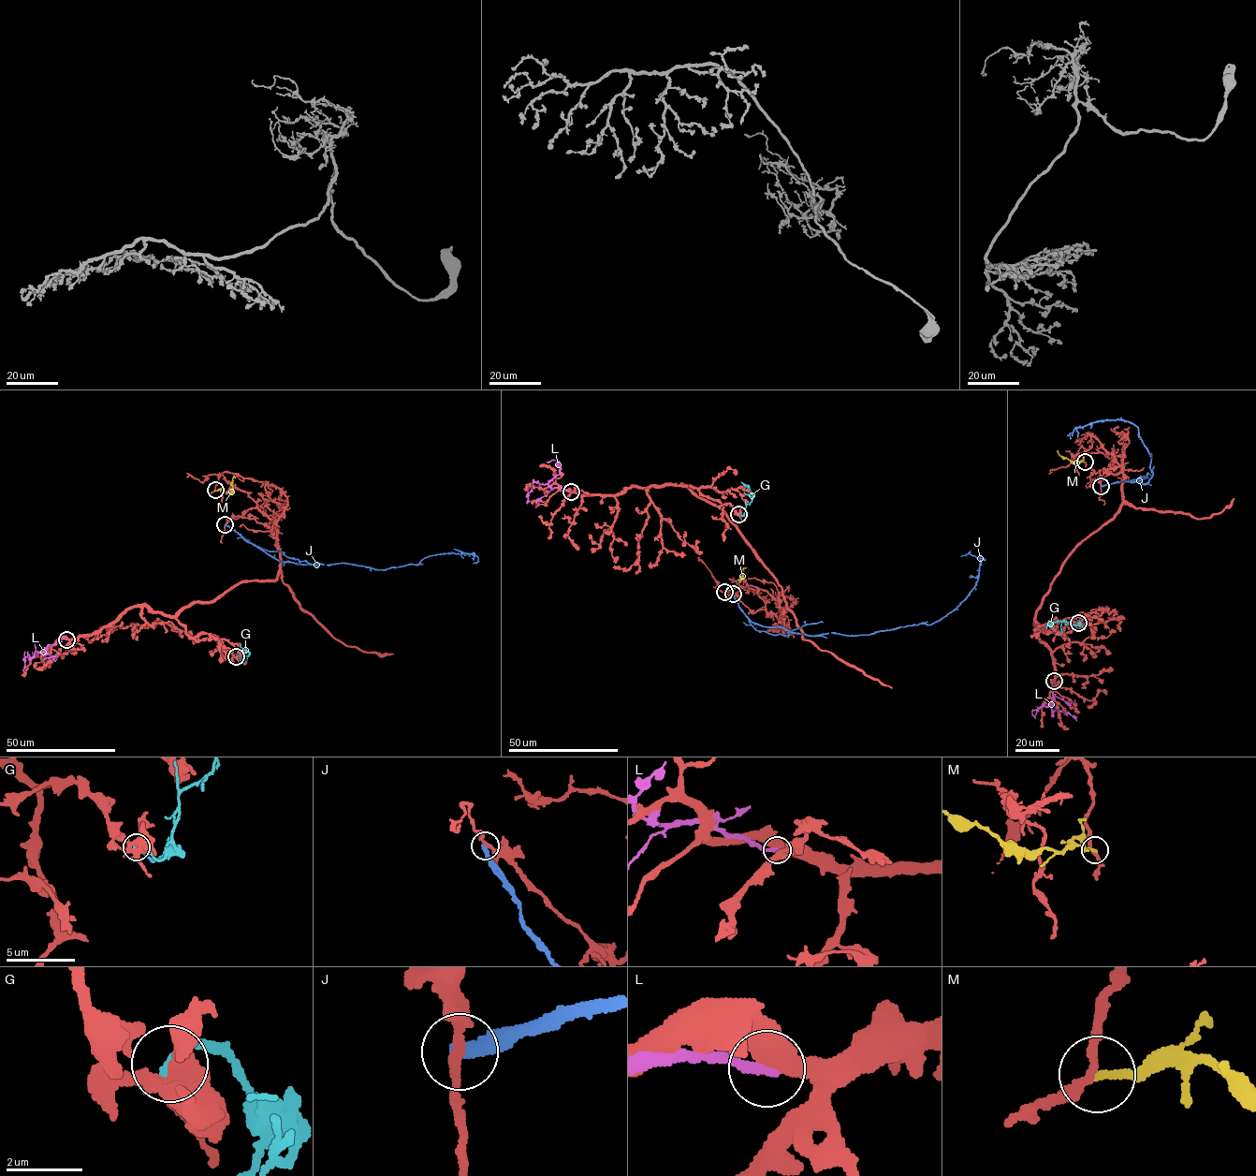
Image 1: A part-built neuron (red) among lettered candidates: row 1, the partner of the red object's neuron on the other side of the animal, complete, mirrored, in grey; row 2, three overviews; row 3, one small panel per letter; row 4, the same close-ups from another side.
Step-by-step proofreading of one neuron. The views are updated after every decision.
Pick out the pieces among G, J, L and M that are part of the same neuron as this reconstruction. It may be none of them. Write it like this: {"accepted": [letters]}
{"accepted": []}

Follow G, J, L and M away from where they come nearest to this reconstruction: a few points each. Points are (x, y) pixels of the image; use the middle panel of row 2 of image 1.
G: (738, 514), (745, 514), (746, 506), (753, 496), (746, 487), (743, 487)
J: (733, 594), (764, 626), (869, 635), (932, 624), (954, 610), (980, 565), (960, 556)
L: (571, 492), (533, 481), (527, 501)
M: (724, 592), (737, 584), (745, 567)

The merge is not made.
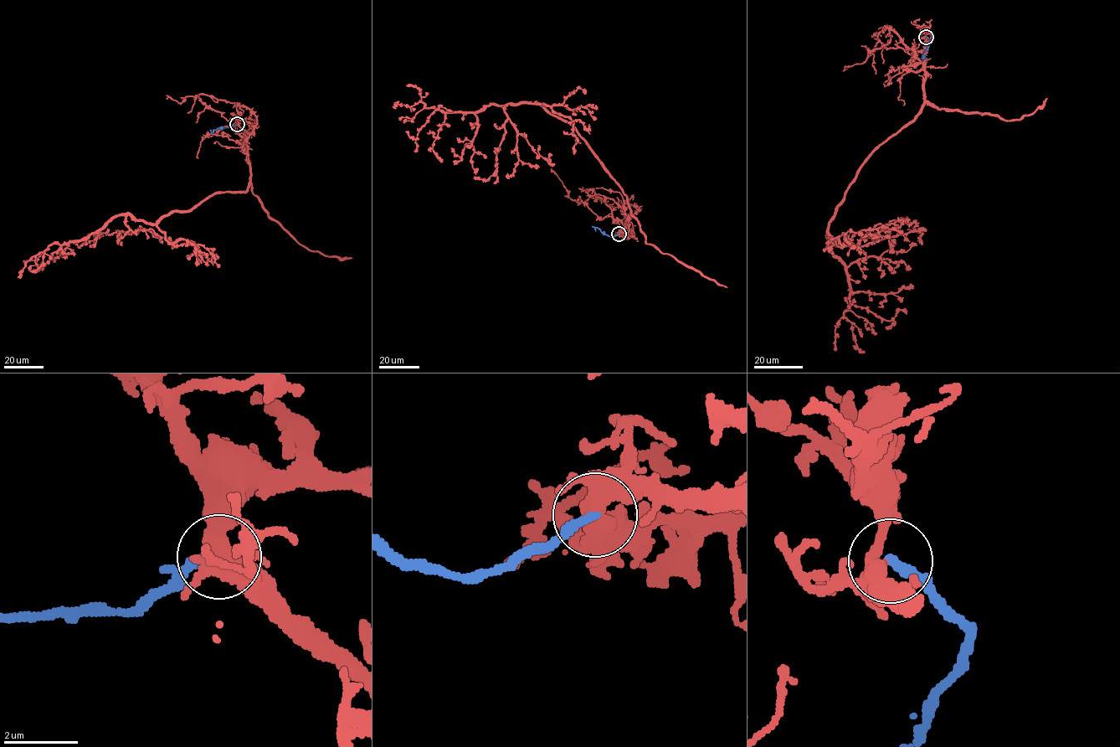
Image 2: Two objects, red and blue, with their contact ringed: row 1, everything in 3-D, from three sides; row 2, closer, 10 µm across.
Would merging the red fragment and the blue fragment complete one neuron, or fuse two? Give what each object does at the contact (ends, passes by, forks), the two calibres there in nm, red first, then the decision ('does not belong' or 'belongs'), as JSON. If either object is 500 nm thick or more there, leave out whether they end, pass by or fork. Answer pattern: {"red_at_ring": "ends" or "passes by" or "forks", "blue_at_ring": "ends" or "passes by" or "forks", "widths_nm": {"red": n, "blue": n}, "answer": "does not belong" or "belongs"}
{"red_at_ring": "forks", "blue_at_ring": "ends", "widths_nm": {"red": 320, "blue": 280}, "answer": "belongs"}

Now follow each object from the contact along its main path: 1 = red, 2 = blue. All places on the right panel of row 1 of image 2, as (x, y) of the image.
1: (926, 36), (923, 106), (879, 144), (829, 223), (829, 248), (849, 283), (845, 318), (864, 352)
2: (926, 36), (931, 43), (922, 54), (923, 59), (921, 58)

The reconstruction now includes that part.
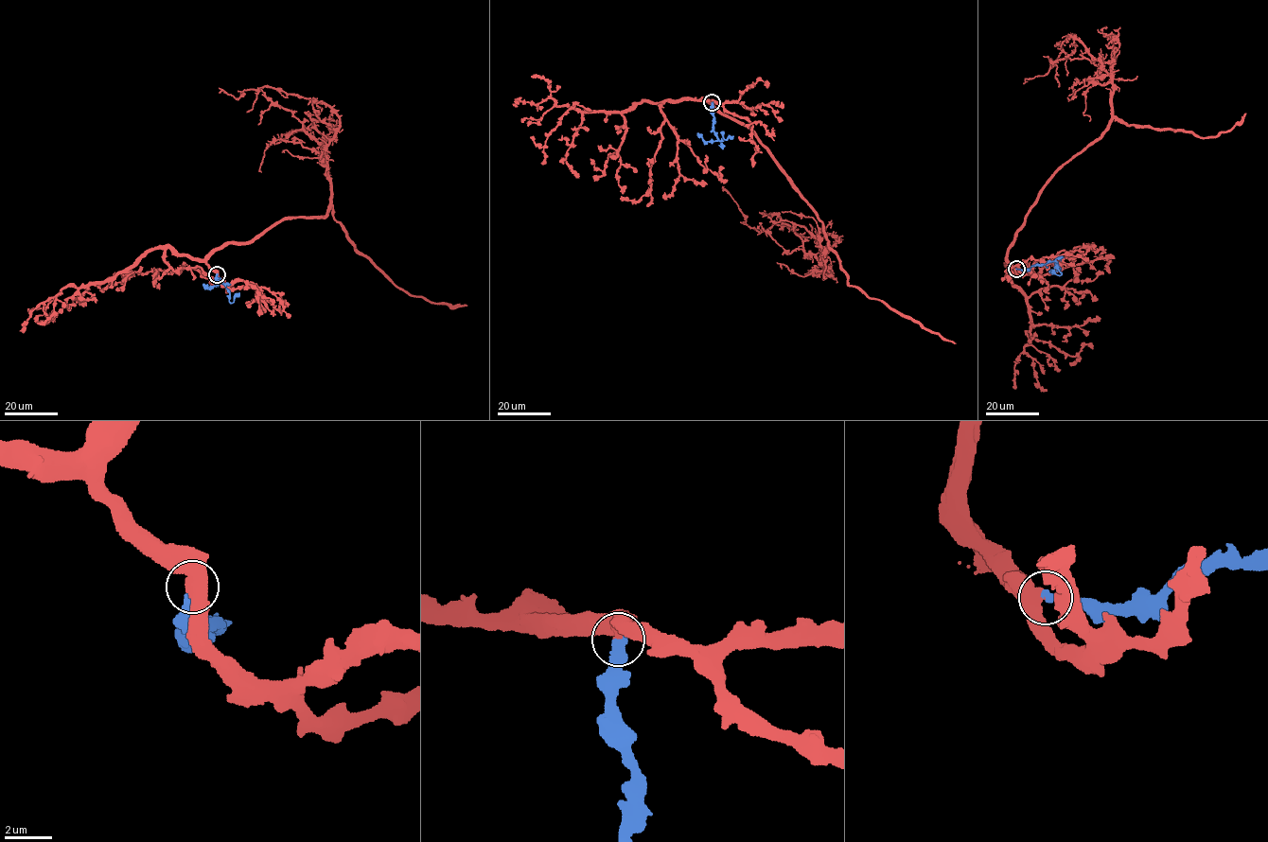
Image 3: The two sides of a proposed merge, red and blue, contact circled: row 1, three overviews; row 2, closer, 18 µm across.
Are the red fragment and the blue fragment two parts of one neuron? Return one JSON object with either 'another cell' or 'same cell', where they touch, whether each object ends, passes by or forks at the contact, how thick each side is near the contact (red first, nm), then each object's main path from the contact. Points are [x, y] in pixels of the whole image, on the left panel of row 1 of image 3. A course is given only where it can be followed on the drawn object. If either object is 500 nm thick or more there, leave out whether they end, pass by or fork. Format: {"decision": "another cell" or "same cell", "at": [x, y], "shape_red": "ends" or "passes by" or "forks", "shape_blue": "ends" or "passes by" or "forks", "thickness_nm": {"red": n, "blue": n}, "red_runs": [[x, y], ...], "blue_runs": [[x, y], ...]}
{"decision": "same cell", "at": [217, 274], "shape_red": "passes by", "shape_blue": "ends", "thickness_nm": {"red": 460, "blue": 400}, "red_runs": [[217, 274], [206, 262], [216, 251], [325, 215], [324, 150], [339, 124], [328, 105], [272, 87], [219, 93]], "blue_runs": [[217, 274], [217, 278], [229, 292], [230, 302], [238, 292]]}

